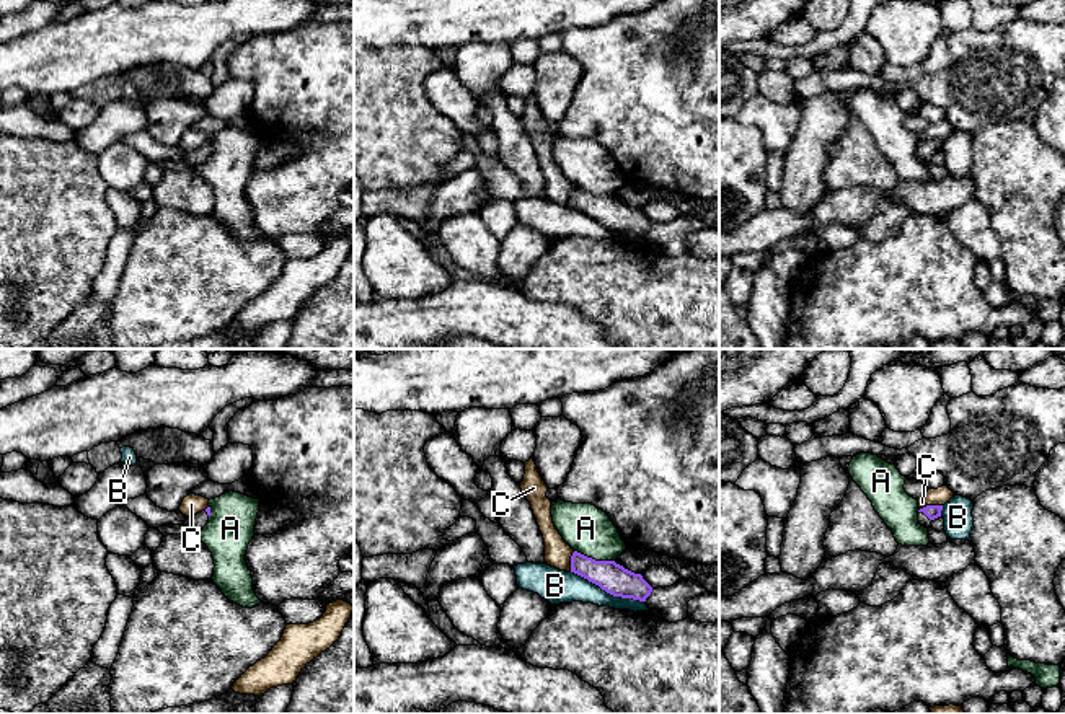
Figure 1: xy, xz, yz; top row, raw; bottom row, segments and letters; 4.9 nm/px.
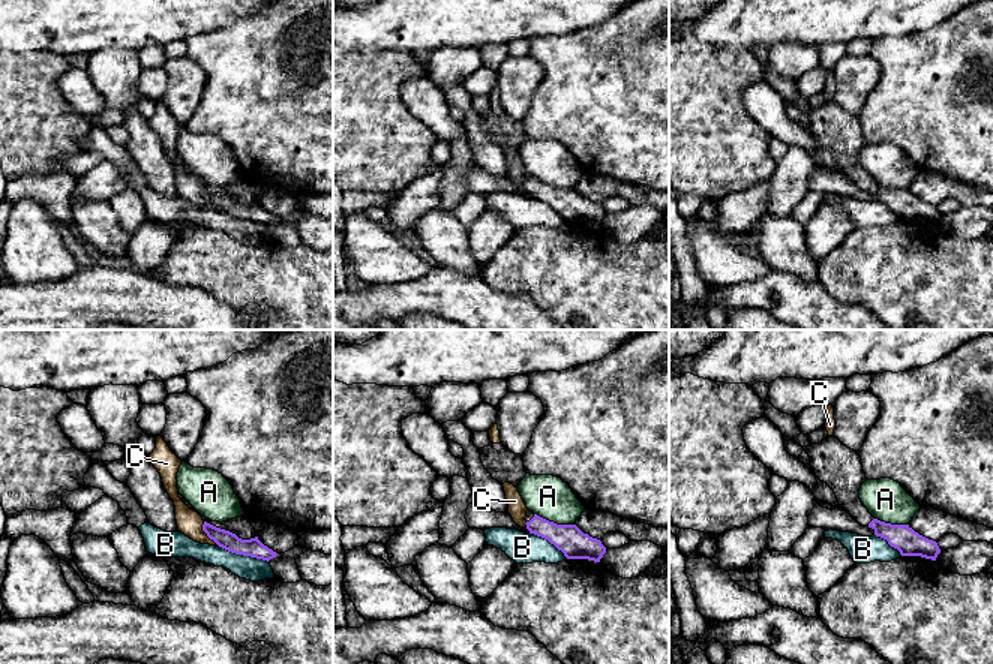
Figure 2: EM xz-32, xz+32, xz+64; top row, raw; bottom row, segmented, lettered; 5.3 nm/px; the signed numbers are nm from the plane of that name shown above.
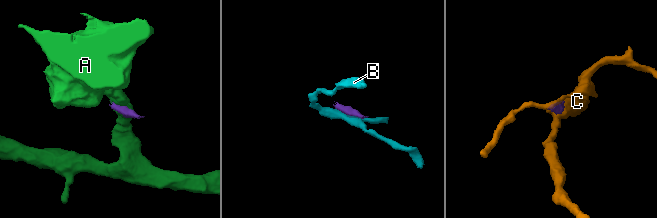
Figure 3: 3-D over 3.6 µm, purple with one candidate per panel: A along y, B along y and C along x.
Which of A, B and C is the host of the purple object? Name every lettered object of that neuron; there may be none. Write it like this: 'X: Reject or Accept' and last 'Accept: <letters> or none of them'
A: Reject
B: Reject
C: Reject
Accept: none of them

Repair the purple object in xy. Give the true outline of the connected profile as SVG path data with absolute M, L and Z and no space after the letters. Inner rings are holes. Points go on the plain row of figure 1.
M207 142L205 145L196 148L196 150L186 152L183 160L189 166L197 168L209 158L209 152L210 152L210 142Z

